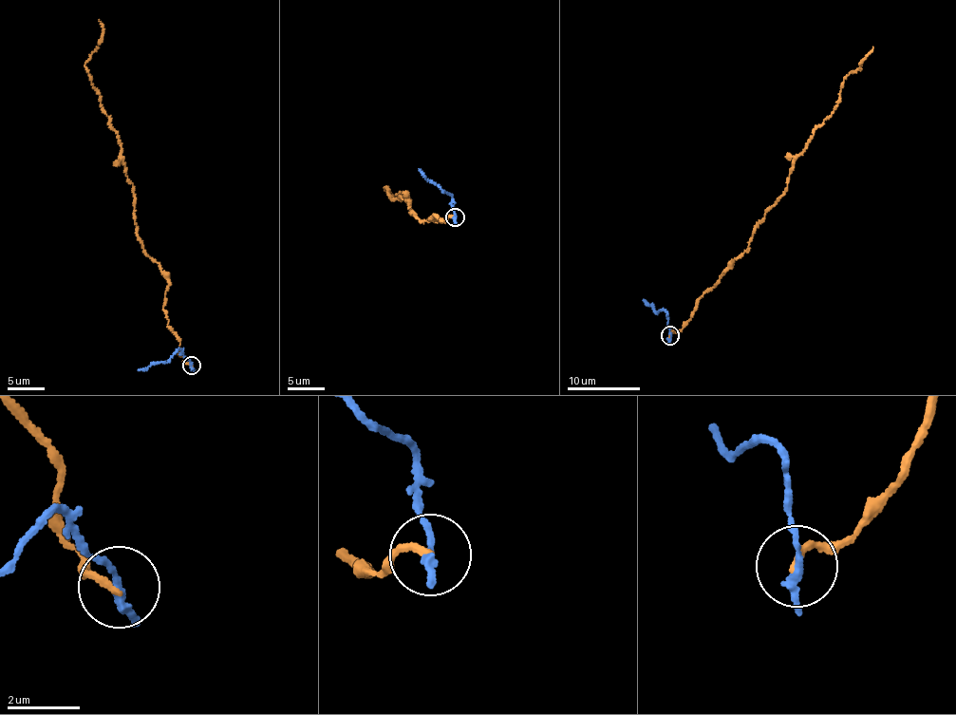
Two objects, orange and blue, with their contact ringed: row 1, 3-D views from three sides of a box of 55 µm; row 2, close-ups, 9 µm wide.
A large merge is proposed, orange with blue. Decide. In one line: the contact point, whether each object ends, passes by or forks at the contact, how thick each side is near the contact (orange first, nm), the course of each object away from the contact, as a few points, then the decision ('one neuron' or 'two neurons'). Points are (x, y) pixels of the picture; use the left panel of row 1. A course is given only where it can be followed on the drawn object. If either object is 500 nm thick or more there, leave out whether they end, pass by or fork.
at (192, 365); orange ends there; blue passes by; 170 nm thick on the orange side, 190 nm on the other; orange runs (192, 365), (170, 329), (163, 307), (168, 285), (137, 232), (119, 136), (84, 64), (101, 37), (99, 19); blue runs (192, 365), (178, 349), (168, 360), (138, 370); two neurons

